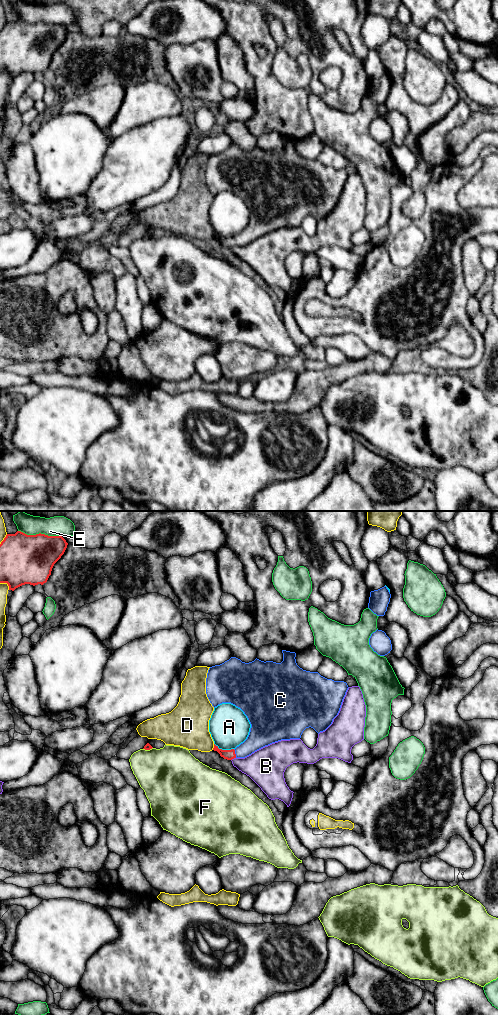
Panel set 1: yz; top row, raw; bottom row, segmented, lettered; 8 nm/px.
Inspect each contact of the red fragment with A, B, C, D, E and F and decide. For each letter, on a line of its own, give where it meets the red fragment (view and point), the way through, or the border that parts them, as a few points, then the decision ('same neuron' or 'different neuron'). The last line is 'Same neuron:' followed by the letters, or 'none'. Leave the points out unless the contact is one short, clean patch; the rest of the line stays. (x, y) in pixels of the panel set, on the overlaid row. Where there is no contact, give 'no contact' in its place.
A: yz (224, 750) | different neuron
B: yz (233, 758) | different neuron
C: yz (234, 753) | across yz (226, 754), (234, 753), (247, 748), (259, 736) | same neuron
D: yz (214, 747) | different neuron
E: yz (40, 533) | different neuron
F: yz (147, 749) | along yz (152, 747), (143, 749) | different neuron
Same neuron: C

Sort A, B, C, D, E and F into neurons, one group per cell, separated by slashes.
A / B / C / D / E / F

